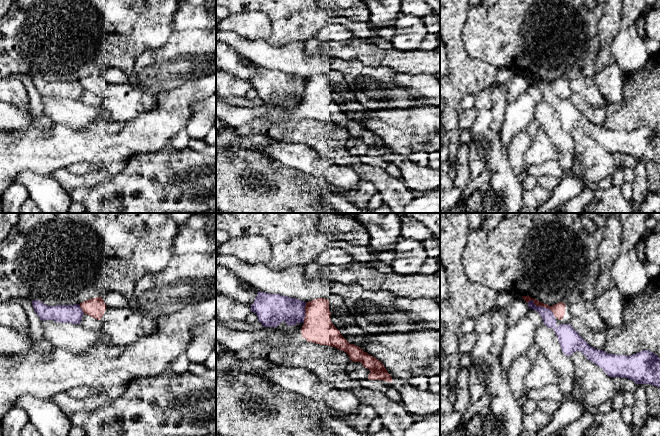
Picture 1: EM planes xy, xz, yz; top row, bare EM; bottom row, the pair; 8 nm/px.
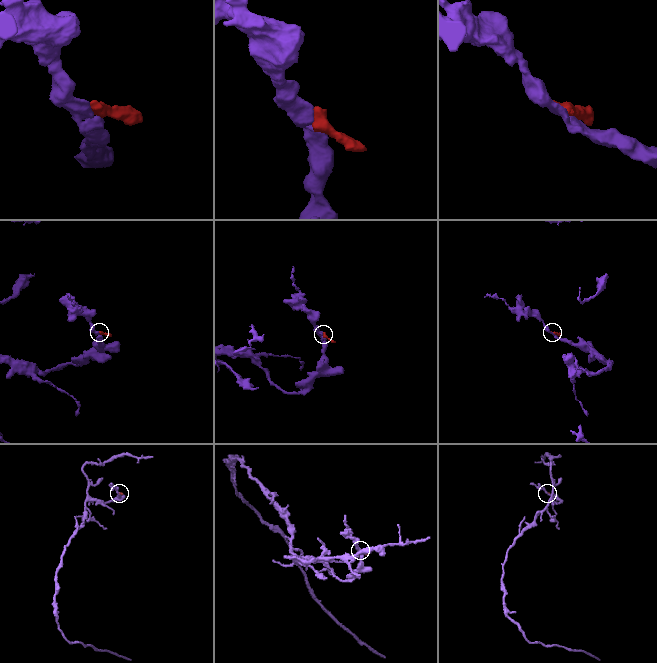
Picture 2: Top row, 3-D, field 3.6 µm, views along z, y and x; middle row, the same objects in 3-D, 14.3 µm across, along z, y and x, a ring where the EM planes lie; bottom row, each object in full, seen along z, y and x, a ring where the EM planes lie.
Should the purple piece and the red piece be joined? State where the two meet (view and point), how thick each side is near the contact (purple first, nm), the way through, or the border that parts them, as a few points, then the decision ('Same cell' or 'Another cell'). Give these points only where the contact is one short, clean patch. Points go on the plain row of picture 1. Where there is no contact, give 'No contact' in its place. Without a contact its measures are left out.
Touches purple at yz (542, 83). Thickness 120 nm (purple) against 100 nm. Boundary: yz (527, 78), (531, 76), (536, 81), (547, 83), (555, 92). Another cell

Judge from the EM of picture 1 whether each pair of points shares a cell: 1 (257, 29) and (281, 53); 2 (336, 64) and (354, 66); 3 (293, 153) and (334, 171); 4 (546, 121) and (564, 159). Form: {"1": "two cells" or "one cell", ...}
{"1": "two cells", "2": "one cell", "3": "one cell", "4": "one cell"}

